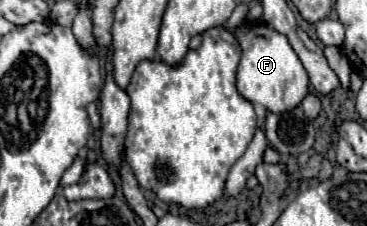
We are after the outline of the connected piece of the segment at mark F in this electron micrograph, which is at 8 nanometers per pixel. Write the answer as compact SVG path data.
M259 21L253 23L243 23L237 29L237 39L241 43L243 55L241 55L241 63L237 69L237 91L251 103L261 103L269 113L285 113L287 109L295 109L295 105L299 105L311 91L309 91L309 77L305 67L301 65L299 57L295 55L293 47L289 45L287 37L283 37L281 33L271 31L269 27L265 27Z

